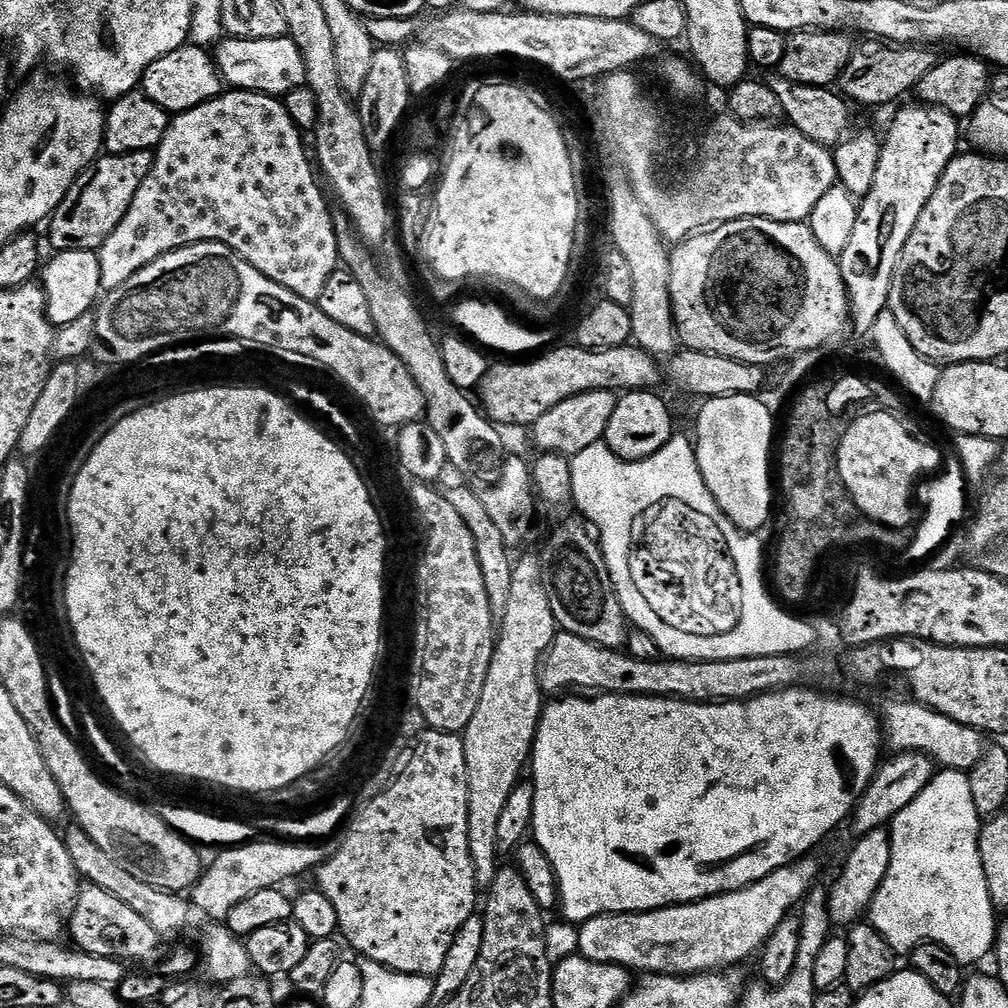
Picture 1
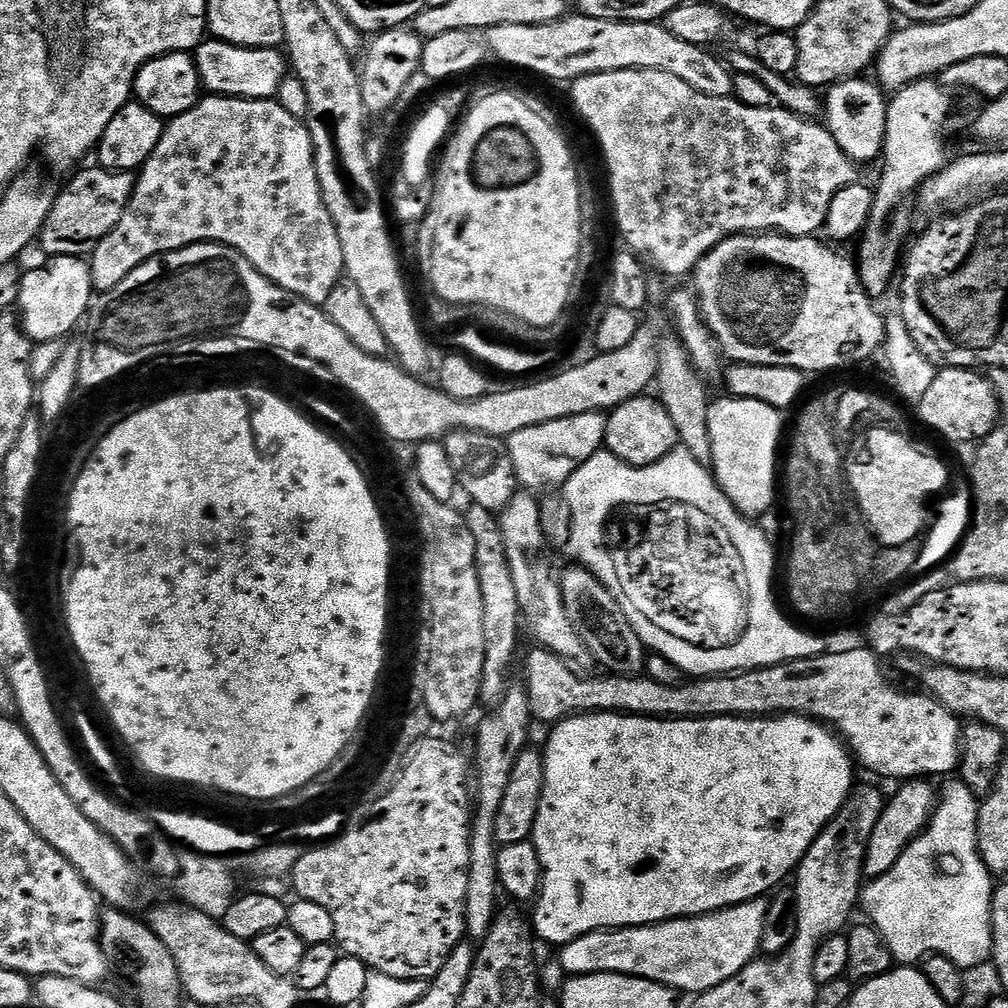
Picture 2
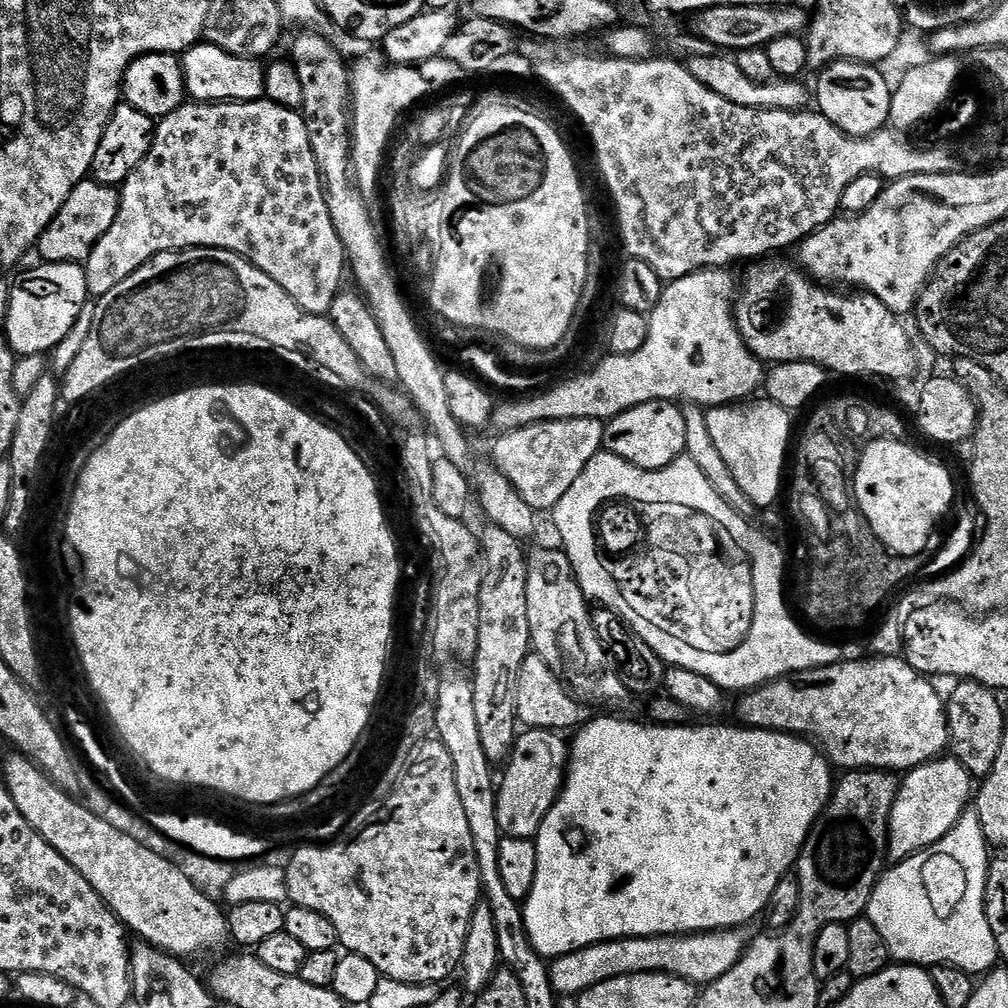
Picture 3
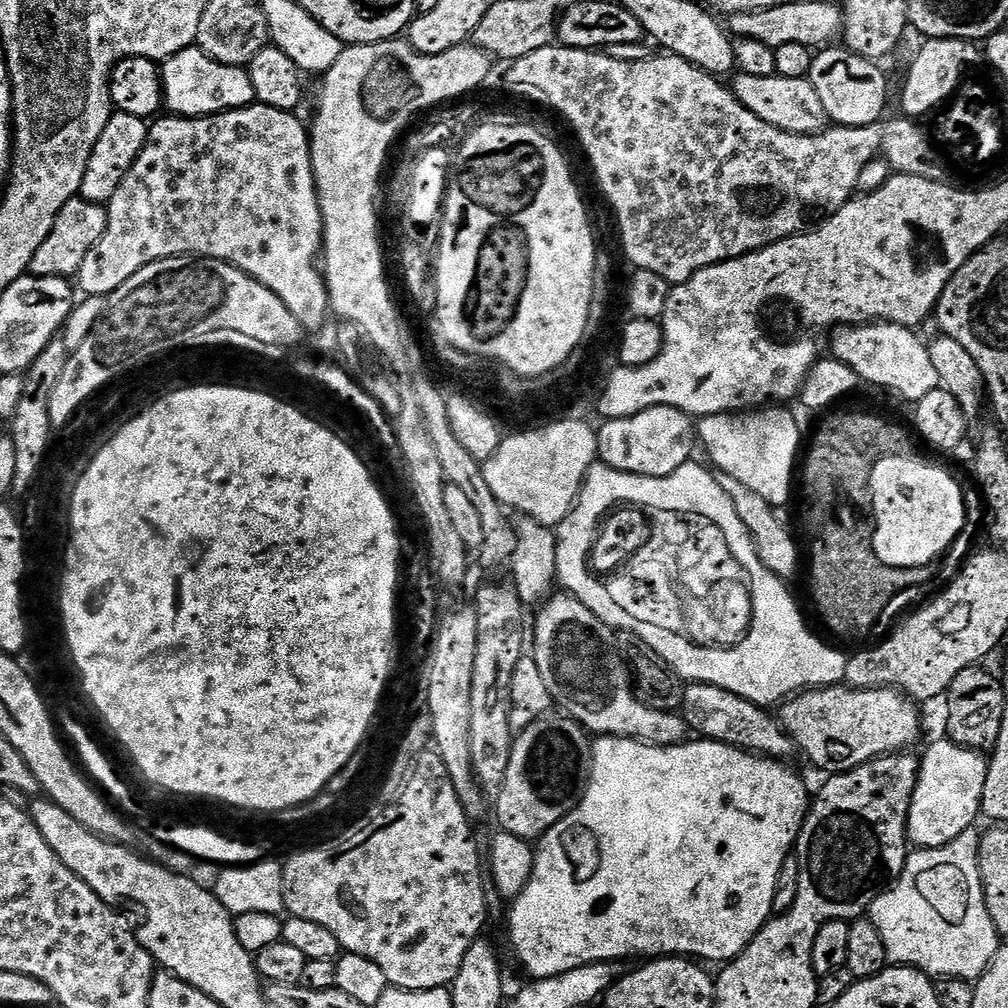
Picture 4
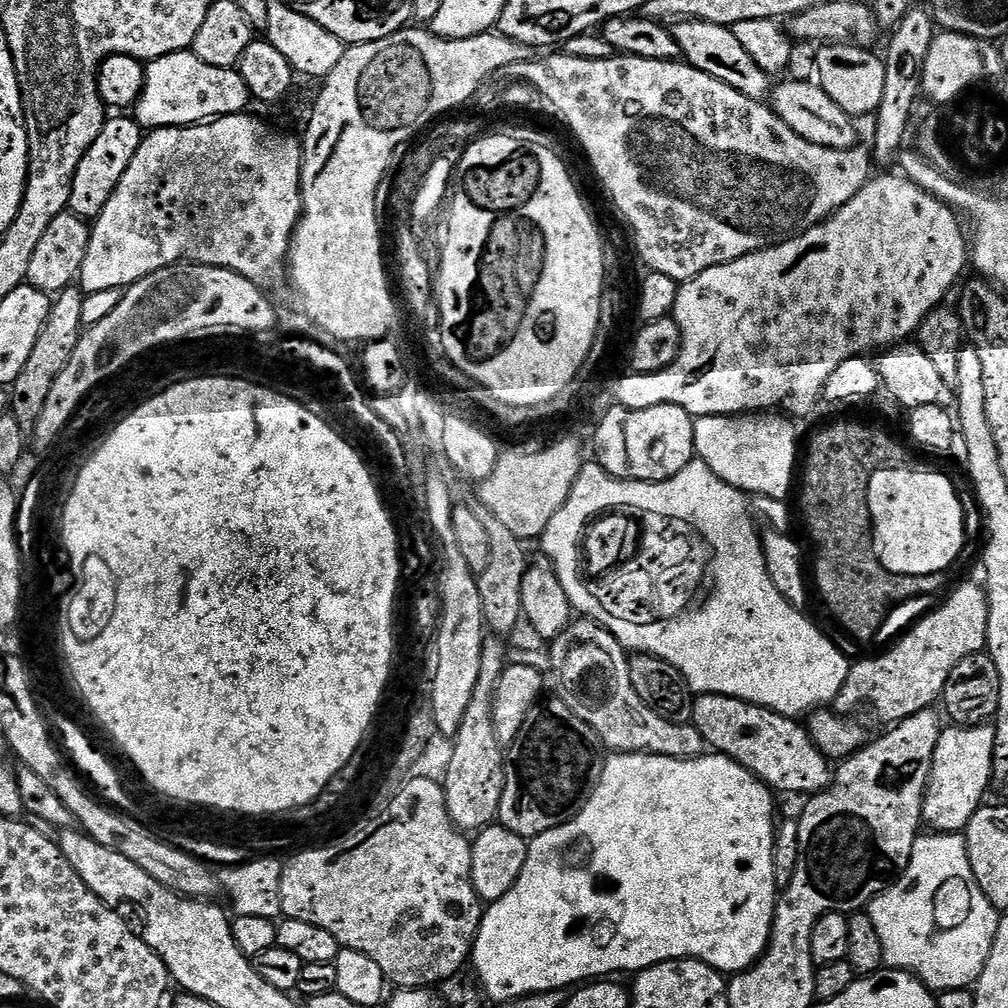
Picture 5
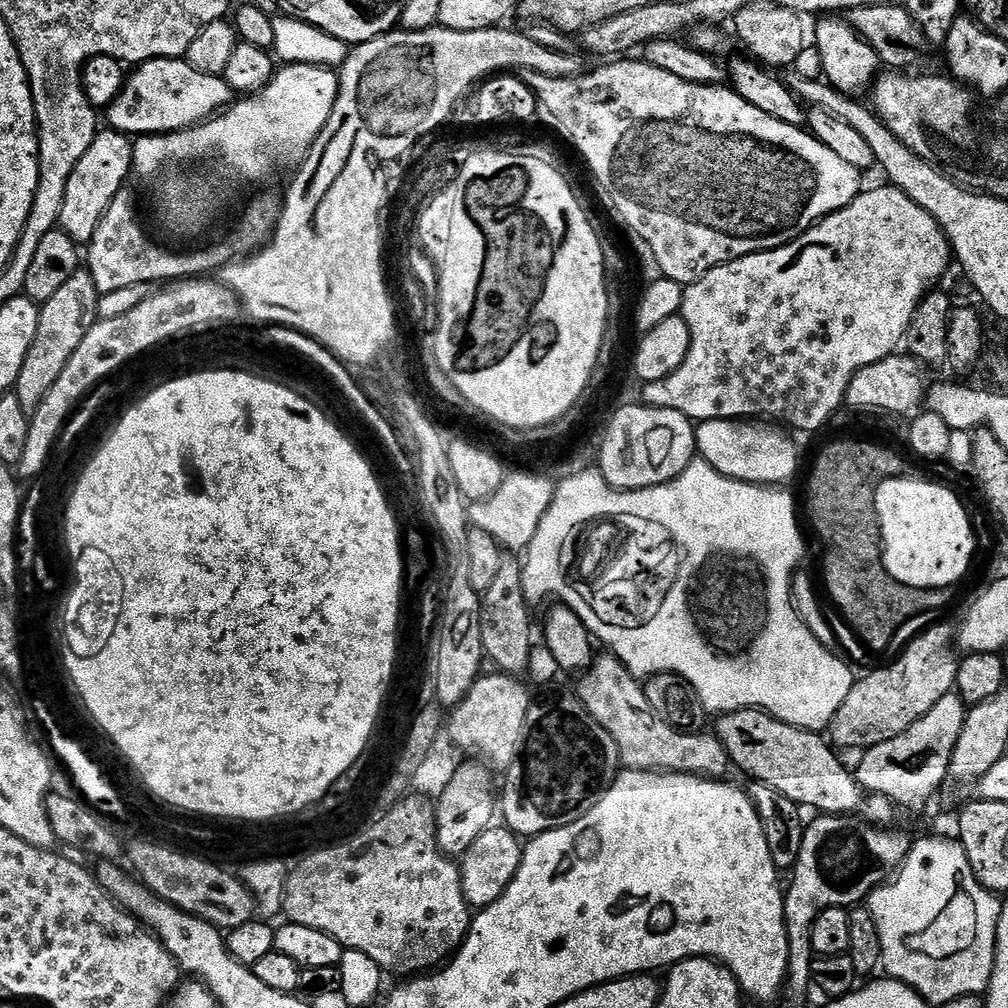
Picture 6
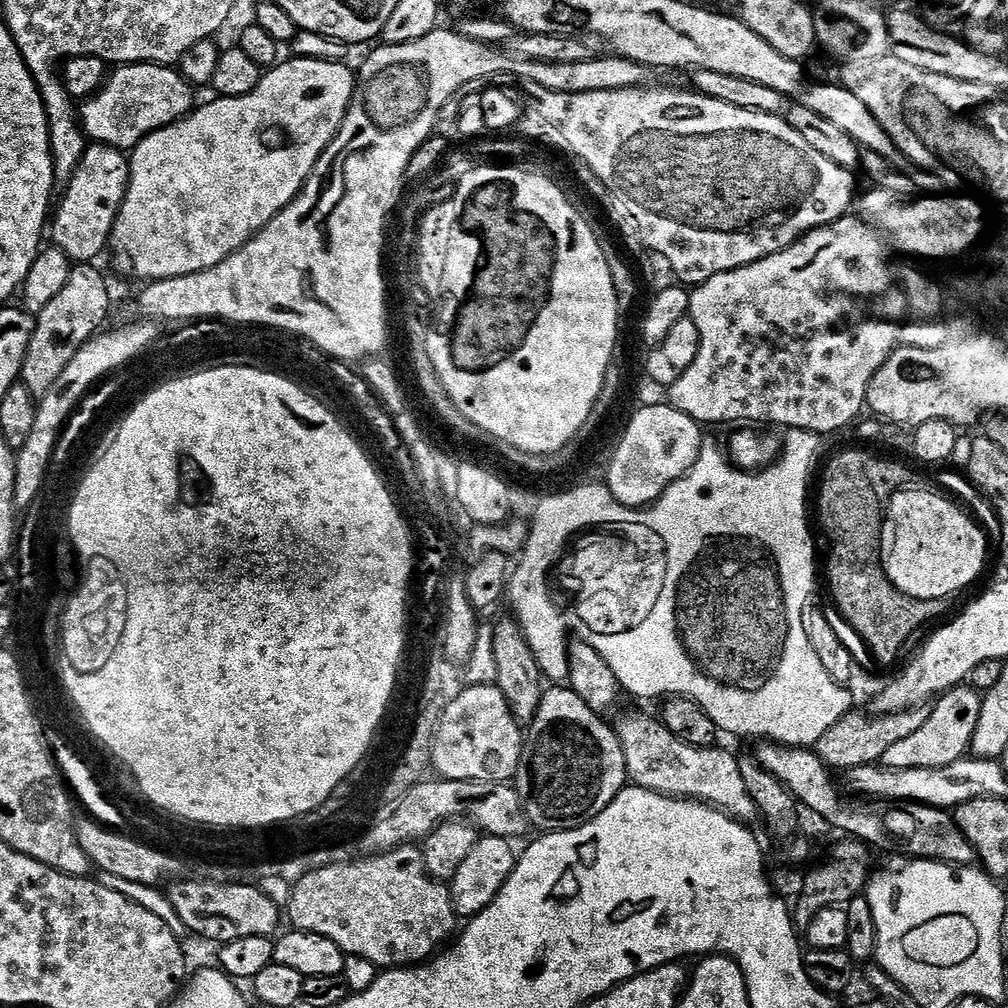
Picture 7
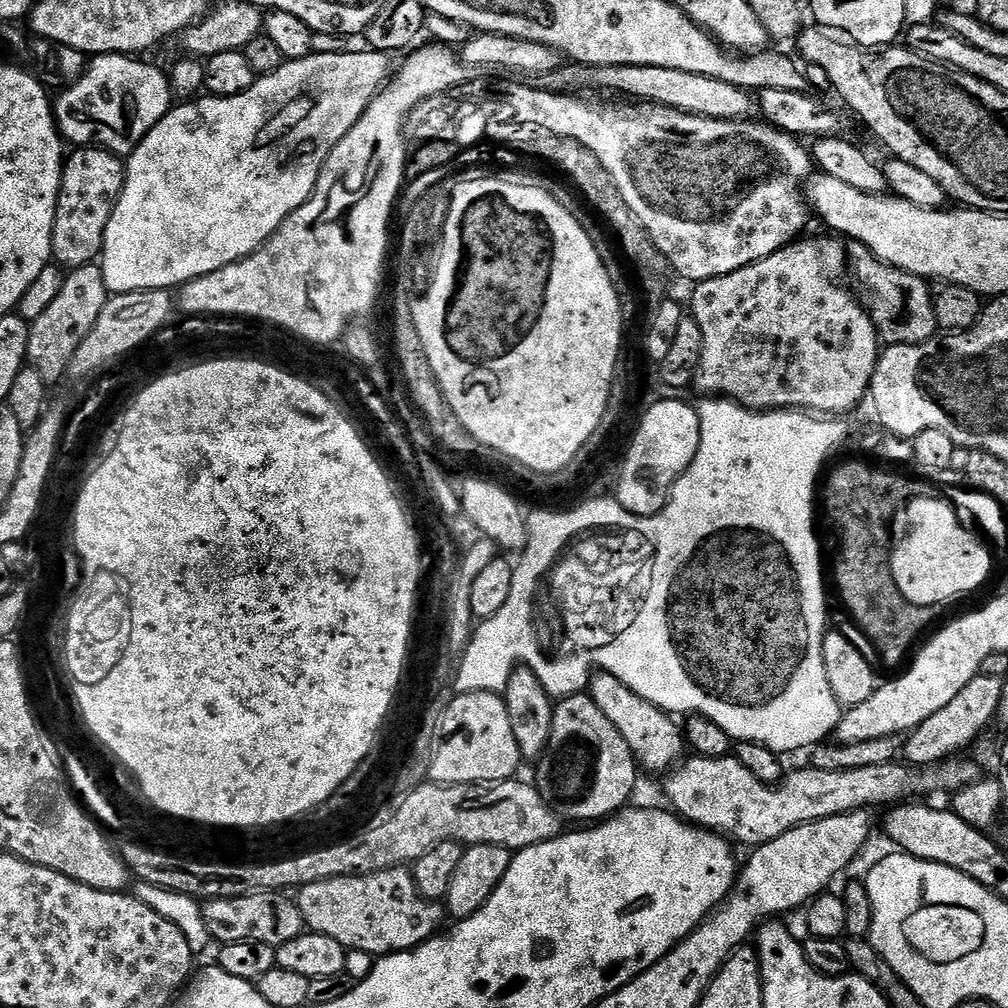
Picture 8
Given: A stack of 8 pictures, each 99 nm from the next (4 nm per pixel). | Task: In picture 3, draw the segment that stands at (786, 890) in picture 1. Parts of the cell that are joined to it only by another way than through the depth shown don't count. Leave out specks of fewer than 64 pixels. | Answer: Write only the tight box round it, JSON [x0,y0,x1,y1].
[548,930,746,998]

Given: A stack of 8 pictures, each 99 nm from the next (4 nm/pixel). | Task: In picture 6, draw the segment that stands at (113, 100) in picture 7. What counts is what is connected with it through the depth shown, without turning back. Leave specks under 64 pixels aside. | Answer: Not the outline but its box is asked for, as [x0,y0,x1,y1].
[106,58,233,137]

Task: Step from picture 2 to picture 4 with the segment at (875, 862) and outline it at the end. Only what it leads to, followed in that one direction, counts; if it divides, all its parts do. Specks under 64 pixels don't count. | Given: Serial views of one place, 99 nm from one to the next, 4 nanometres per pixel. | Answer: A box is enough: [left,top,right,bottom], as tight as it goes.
[908,738,988,849]

